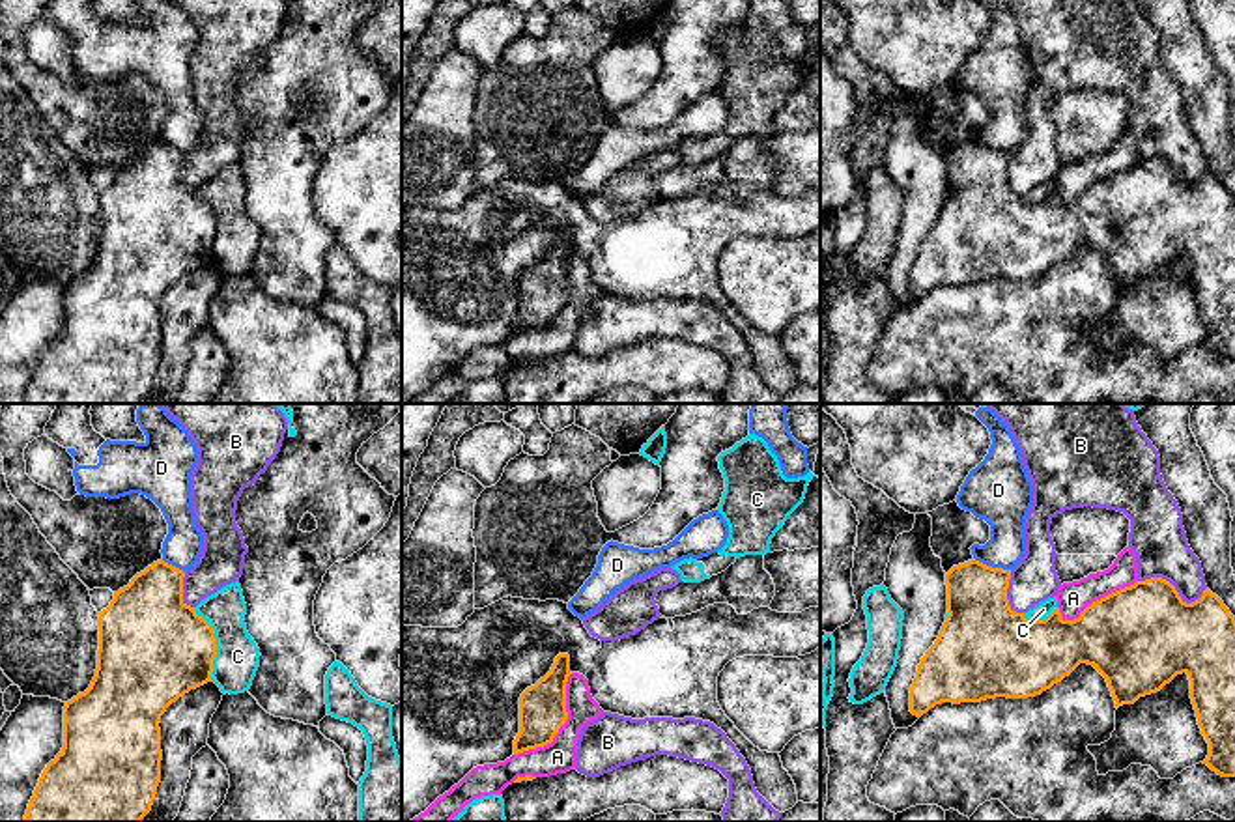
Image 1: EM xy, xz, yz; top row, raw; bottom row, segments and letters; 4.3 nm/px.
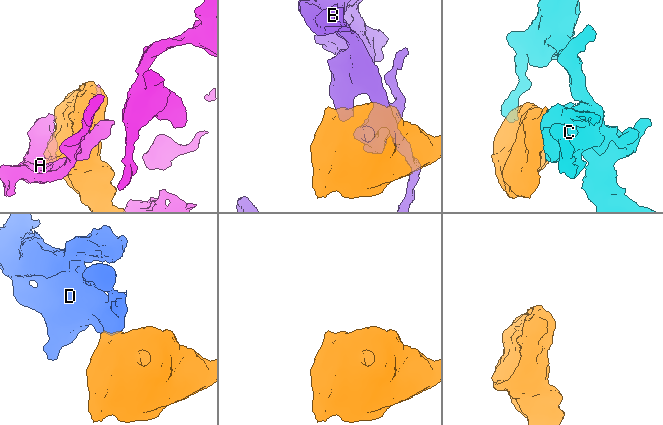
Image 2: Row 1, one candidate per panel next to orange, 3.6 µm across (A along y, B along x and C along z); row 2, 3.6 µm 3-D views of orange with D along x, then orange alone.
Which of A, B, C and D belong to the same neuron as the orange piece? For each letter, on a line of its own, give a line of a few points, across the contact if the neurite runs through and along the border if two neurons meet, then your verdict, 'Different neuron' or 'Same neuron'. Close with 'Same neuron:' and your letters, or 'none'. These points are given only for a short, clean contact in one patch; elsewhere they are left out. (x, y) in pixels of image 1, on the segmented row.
A: Different neuron
B: Different neuron
C: Different neuron
D: Line: yz (976, 559), (1009, 570). Different neuron
Same neuron: none

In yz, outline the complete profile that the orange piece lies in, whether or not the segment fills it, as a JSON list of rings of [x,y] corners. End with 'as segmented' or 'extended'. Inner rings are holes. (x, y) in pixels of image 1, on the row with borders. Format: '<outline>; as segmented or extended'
[[[979,560],[953,566],[945,574],[949,615],[938,639],[917,665],[910,687],[910,712],[914,716],[921,717],[942,702],[1035,697],[1061,682],[1080,663],[1093,665],[1106,678],[1115,708],[1134,704],[1140,697],[1160,691],[1177,674],[1186,673],[1198,725],[1209,744],[1203,764],[1222,777],[1235,777],[1235,616],[1216,594],[1205,588],[1200,600],[1186,603],[1170,581],[1151,577],[1093,602],[1074,620],[1063,620],[1059,607],[1044,620],[1026,620],[1024,613],[1016,613],[1009,605],[1009,579],[1011,570],[992,568]]]; as segmented

